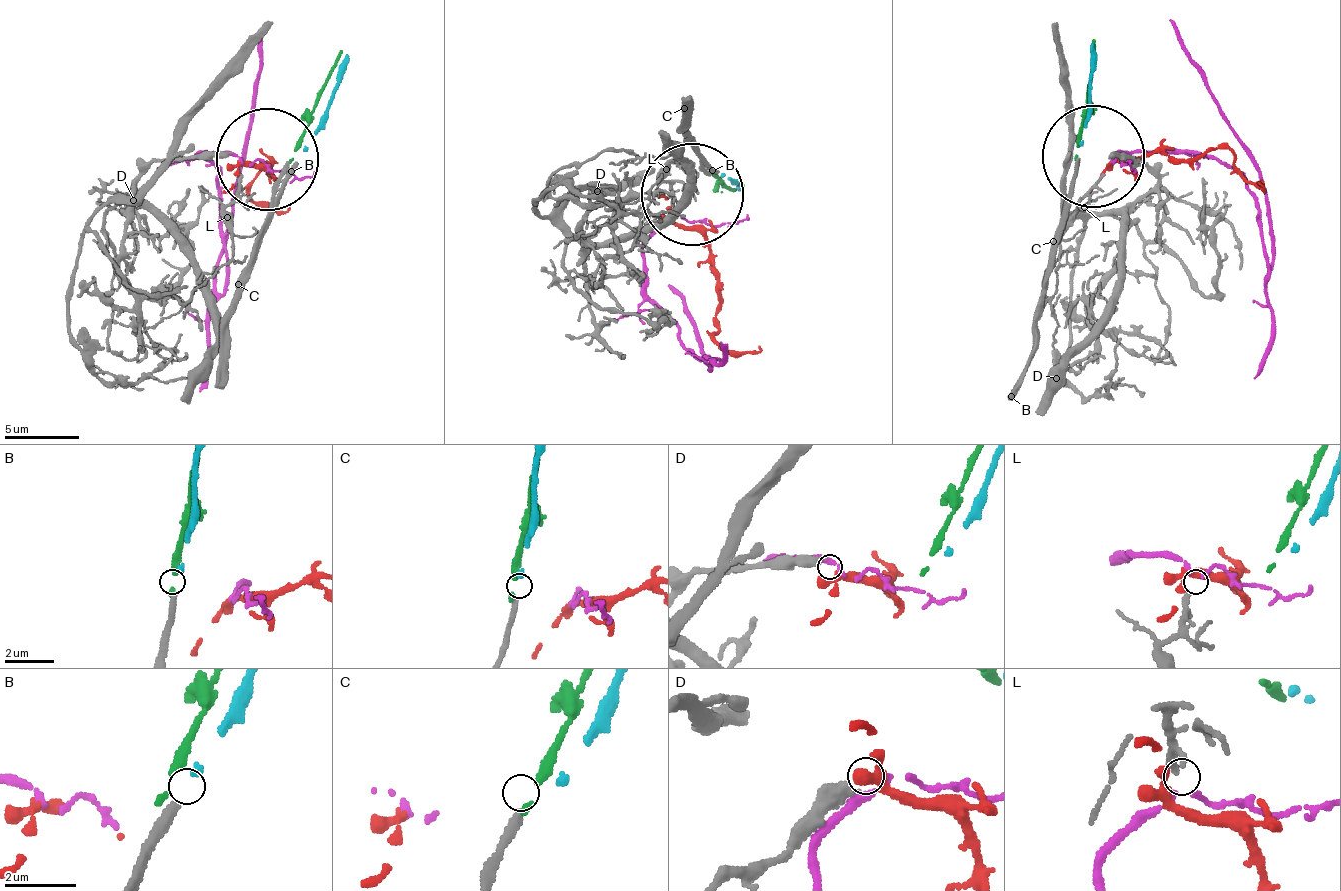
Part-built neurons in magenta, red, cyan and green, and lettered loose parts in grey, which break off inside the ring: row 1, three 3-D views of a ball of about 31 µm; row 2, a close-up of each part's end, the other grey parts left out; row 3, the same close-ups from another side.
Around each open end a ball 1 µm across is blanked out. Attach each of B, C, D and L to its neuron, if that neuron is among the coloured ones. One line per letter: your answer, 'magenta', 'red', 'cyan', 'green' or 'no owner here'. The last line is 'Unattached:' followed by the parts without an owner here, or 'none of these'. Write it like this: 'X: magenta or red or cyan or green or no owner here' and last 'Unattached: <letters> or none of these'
B: cyan
C: no owner here
D: red
L: magenta
Unattached: C

